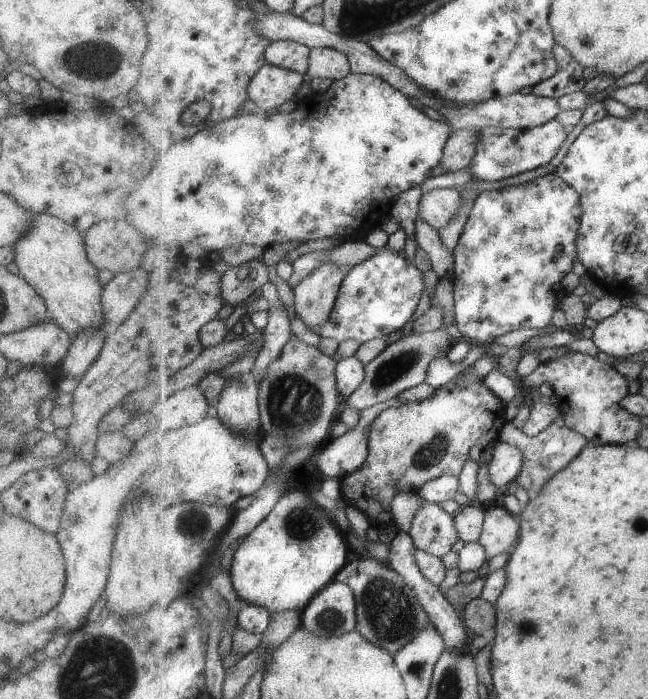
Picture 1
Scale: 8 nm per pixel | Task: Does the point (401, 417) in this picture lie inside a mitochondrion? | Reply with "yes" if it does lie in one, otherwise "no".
no

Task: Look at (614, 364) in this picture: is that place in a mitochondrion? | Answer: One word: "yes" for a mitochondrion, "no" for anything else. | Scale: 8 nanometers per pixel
no

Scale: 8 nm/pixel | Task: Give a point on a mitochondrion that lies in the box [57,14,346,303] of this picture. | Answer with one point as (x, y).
(95, 60)

